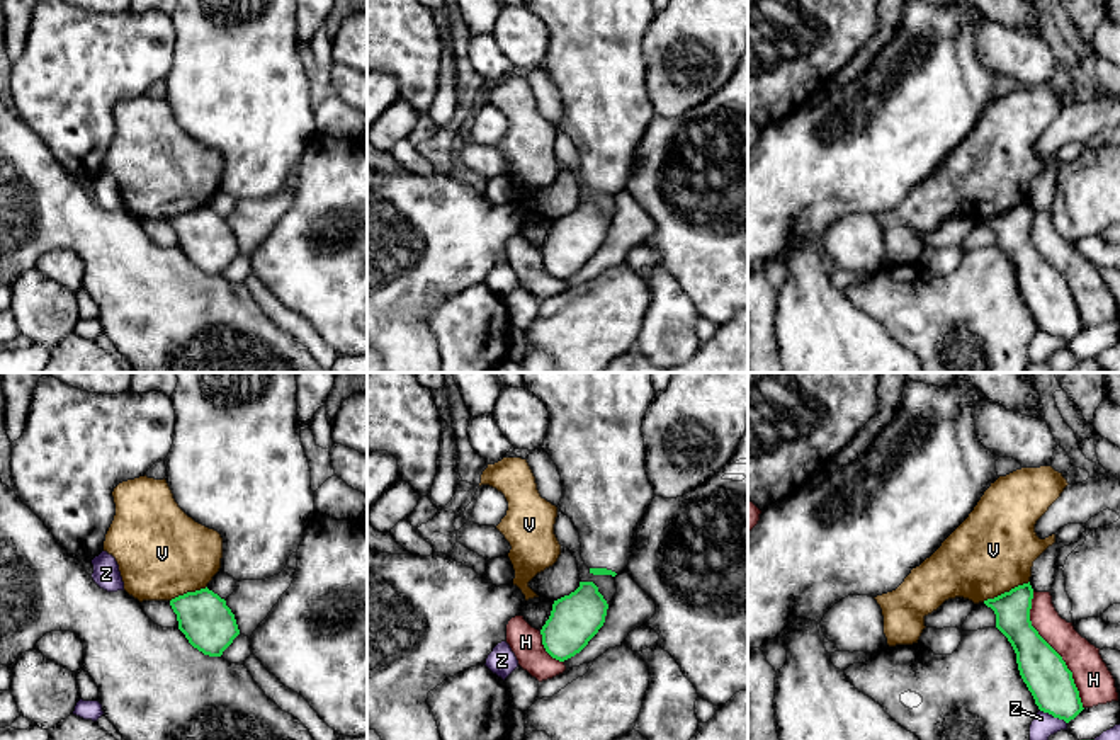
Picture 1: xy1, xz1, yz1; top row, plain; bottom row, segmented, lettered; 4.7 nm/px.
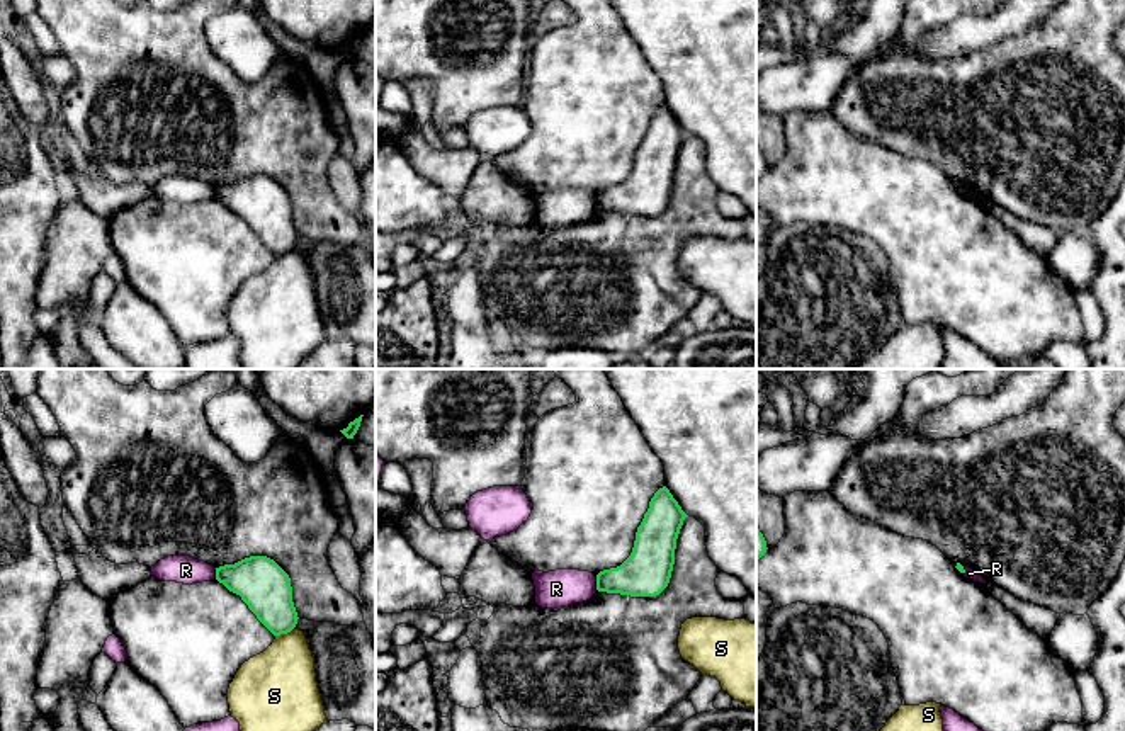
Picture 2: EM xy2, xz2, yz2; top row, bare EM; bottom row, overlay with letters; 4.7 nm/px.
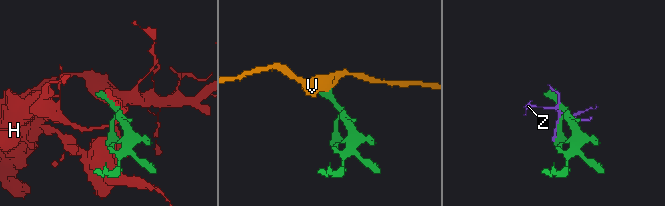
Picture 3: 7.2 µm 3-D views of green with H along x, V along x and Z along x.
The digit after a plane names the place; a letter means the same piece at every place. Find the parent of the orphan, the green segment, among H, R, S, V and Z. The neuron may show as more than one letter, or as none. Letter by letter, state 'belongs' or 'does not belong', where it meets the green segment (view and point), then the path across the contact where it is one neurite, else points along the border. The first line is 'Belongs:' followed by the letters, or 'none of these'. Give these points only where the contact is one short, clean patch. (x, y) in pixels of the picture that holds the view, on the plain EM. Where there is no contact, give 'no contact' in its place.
Belongs: none of these
H: does not belong; contact yz1 (1054, 269)
R: does not belong; contact xz2 (597, 203)
S: does not belong; contact xy2 (284, 252); border xy2 (294, 245), (276, 255)
V: does not belong; contact yz1 (1005, 211); border yz1 (1029, 199), (983, 220)
Z: does not belong; contact yz1 (1054, 335)

